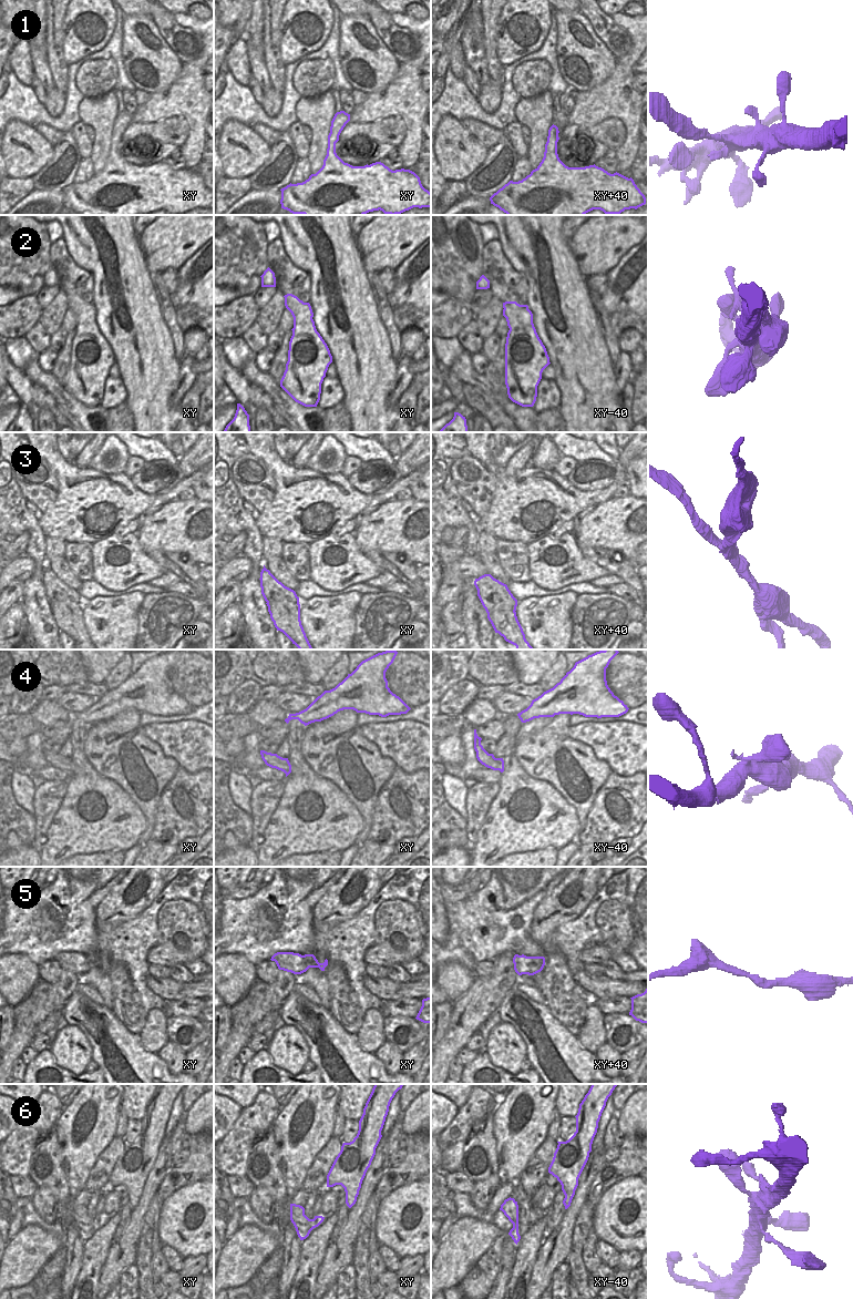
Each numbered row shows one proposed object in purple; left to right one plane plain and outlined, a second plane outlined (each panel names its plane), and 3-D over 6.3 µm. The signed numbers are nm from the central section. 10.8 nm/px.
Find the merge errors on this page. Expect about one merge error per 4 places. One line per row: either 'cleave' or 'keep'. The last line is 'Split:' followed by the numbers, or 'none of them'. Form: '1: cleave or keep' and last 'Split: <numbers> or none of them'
1: keep
2: cleave
3: cleave
4: keep
5: keep
6: keep
Split: 2, 3

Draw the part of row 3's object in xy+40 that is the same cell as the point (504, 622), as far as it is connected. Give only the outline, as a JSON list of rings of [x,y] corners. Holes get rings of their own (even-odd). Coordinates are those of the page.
[[[491,594],[487,599],[485,611],[495,633],[503,636],[506,642],[515,645],[516,650],[534,650],[525,638],[516,612],[513,610],[494,610],[494,595]]]

